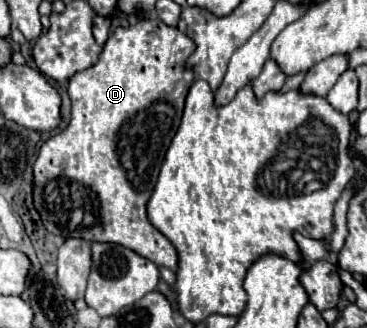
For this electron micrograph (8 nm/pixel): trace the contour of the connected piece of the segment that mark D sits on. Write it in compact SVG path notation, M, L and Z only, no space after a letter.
M159 18L137 20L129 28L117 28L105 42L99 62L69 80L69 98L73 104L71 122L61 134L41 146L33 166L33 200L49 232L61 234L63 238L79 236L89 242L121 244L157 266L177 270L177 250L149 222L147 202L153 194L165 152L179 128L187 90L195 80L193 70L185 66L195 48L195 42L177 30L177 26L167 26Z

